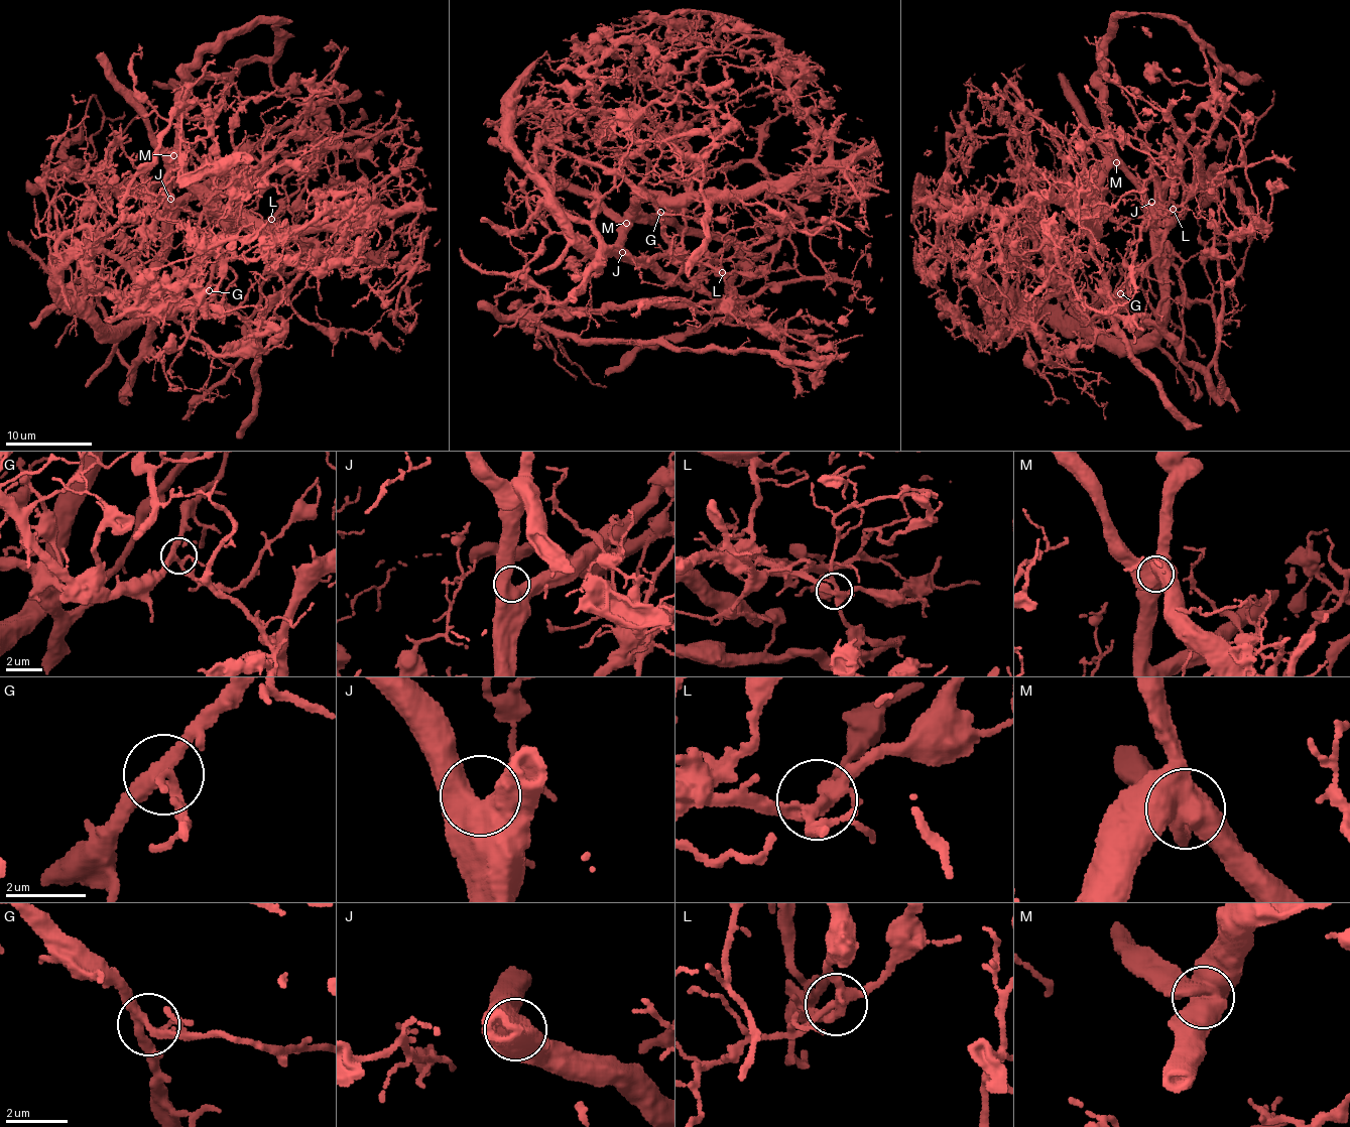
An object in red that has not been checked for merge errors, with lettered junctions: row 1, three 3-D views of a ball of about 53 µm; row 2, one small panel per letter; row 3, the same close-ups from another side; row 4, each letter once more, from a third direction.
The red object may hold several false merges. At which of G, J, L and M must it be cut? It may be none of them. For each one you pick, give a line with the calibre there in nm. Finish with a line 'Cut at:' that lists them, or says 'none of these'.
L: calibre 340 nm
M: calibre 750 nm
Cut at: L, M

